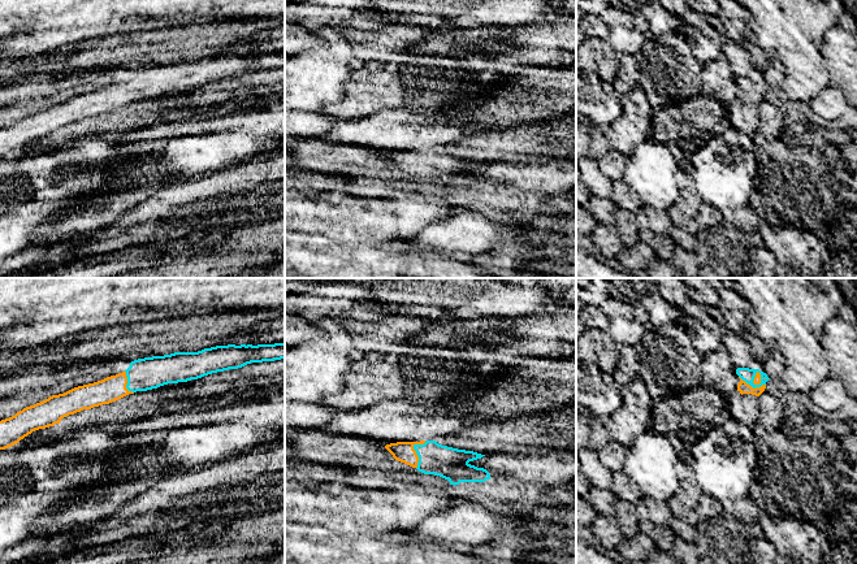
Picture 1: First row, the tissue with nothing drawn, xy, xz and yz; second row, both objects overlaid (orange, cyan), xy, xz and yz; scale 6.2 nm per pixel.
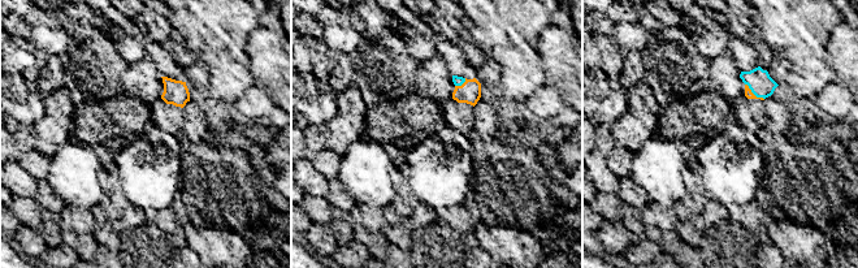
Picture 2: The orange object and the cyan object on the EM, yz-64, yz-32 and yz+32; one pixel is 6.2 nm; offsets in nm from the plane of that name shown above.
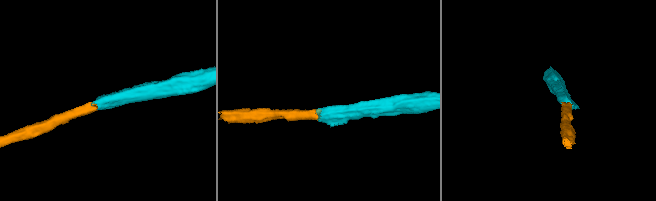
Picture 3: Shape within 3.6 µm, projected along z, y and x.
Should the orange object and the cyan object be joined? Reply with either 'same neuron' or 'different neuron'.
same neuron

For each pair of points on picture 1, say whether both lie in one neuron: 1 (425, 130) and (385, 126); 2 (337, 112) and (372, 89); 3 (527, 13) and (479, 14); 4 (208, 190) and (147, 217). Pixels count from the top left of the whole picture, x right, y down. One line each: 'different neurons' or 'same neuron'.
1: same neuron
2: same neuron
3: same neuron
4: same neuron

